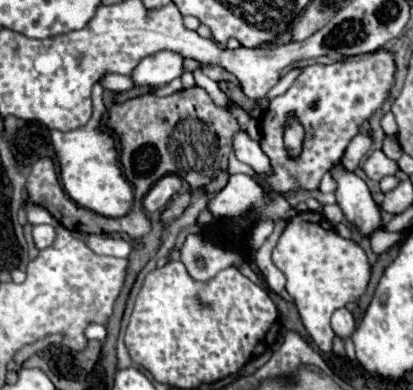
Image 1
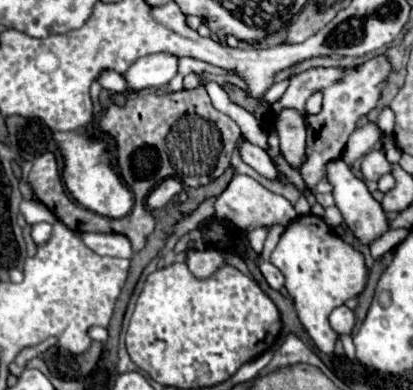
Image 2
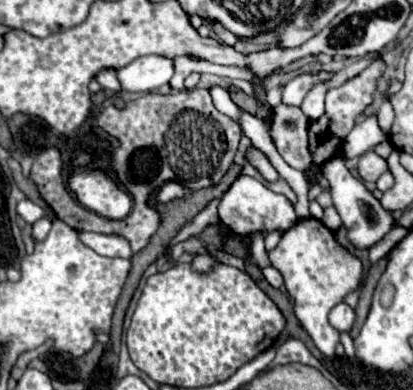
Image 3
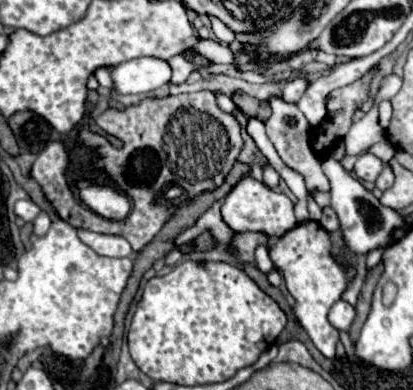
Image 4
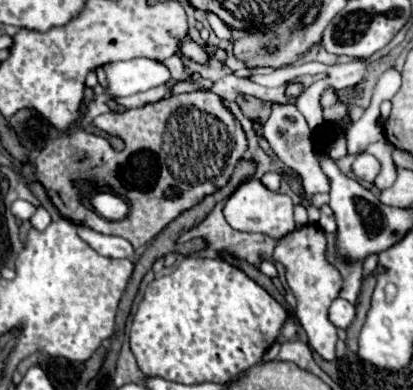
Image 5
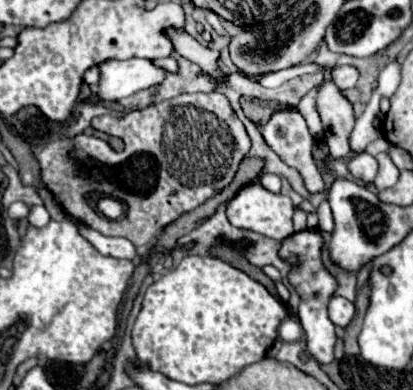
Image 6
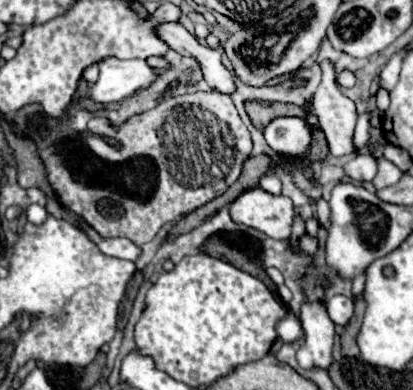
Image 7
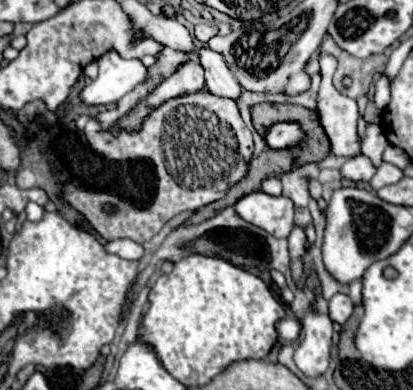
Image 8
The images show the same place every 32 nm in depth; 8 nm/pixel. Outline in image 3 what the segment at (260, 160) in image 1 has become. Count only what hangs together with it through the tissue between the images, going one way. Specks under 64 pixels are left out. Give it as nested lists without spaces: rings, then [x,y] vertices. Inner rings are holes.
[[[248,146],[248,148],[246,148],[246,160],[248,160],[268,182],[278,180],[278,172],[276,172],[274,166],[270,164],[268,156],[266,156],[264,152],[260,152],[256,146]]]

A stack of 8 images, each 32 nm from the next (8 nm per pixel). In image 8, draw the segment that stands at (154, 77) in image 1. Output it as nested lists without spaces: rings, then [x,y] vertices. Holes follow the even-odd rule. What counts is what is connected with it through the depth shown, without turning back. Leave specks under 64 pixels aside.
[[[108,52],[98,60],[98,78],[88,82],[80,100],[88,106],[118,102],[148,78],[148,70],[140,60],[124,60],[116,52]]]

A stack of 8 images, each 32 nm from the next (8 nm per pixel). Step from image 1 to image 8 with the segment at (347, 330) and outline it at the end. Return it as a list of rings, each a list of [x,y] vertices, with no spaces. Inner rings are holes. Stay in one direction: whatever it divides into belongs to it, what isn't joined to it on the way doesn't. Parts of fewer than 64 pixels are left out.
[[[336,294],[328,302],[328,314],[336,324],[344,324],[354,312],[354,304],[346,294]]]

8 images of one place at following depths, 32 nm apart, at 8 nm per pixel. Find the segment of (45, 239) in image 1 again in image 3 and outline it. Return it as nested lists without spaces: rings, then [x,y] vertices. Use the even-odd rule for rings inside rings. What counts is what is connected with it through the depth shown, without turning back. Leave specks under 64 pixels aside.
[[[38,220],[36,224],[34,224],[34,228],[32,228],[32,238],[36,240],[36,242],[42,242],[46,236],[48,236],[48,232],[50,232],[50,220]]]

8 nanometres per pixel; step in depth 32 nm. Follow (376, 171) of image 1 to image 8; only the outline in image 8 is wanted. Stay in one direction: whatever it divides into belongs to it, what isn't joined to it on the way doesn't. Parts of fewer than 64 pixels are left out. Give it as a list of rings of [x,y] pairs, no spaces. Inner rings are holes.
[[[354,156],[354,158],[348,158],[342,168],[340,168],[342,176],[348,178],[348,180],[354,180],[354,182],[360,182],[360,180],[372,180],[372,176],[376,174],[376,166],[372,164],[370,158],[366,156]]]

